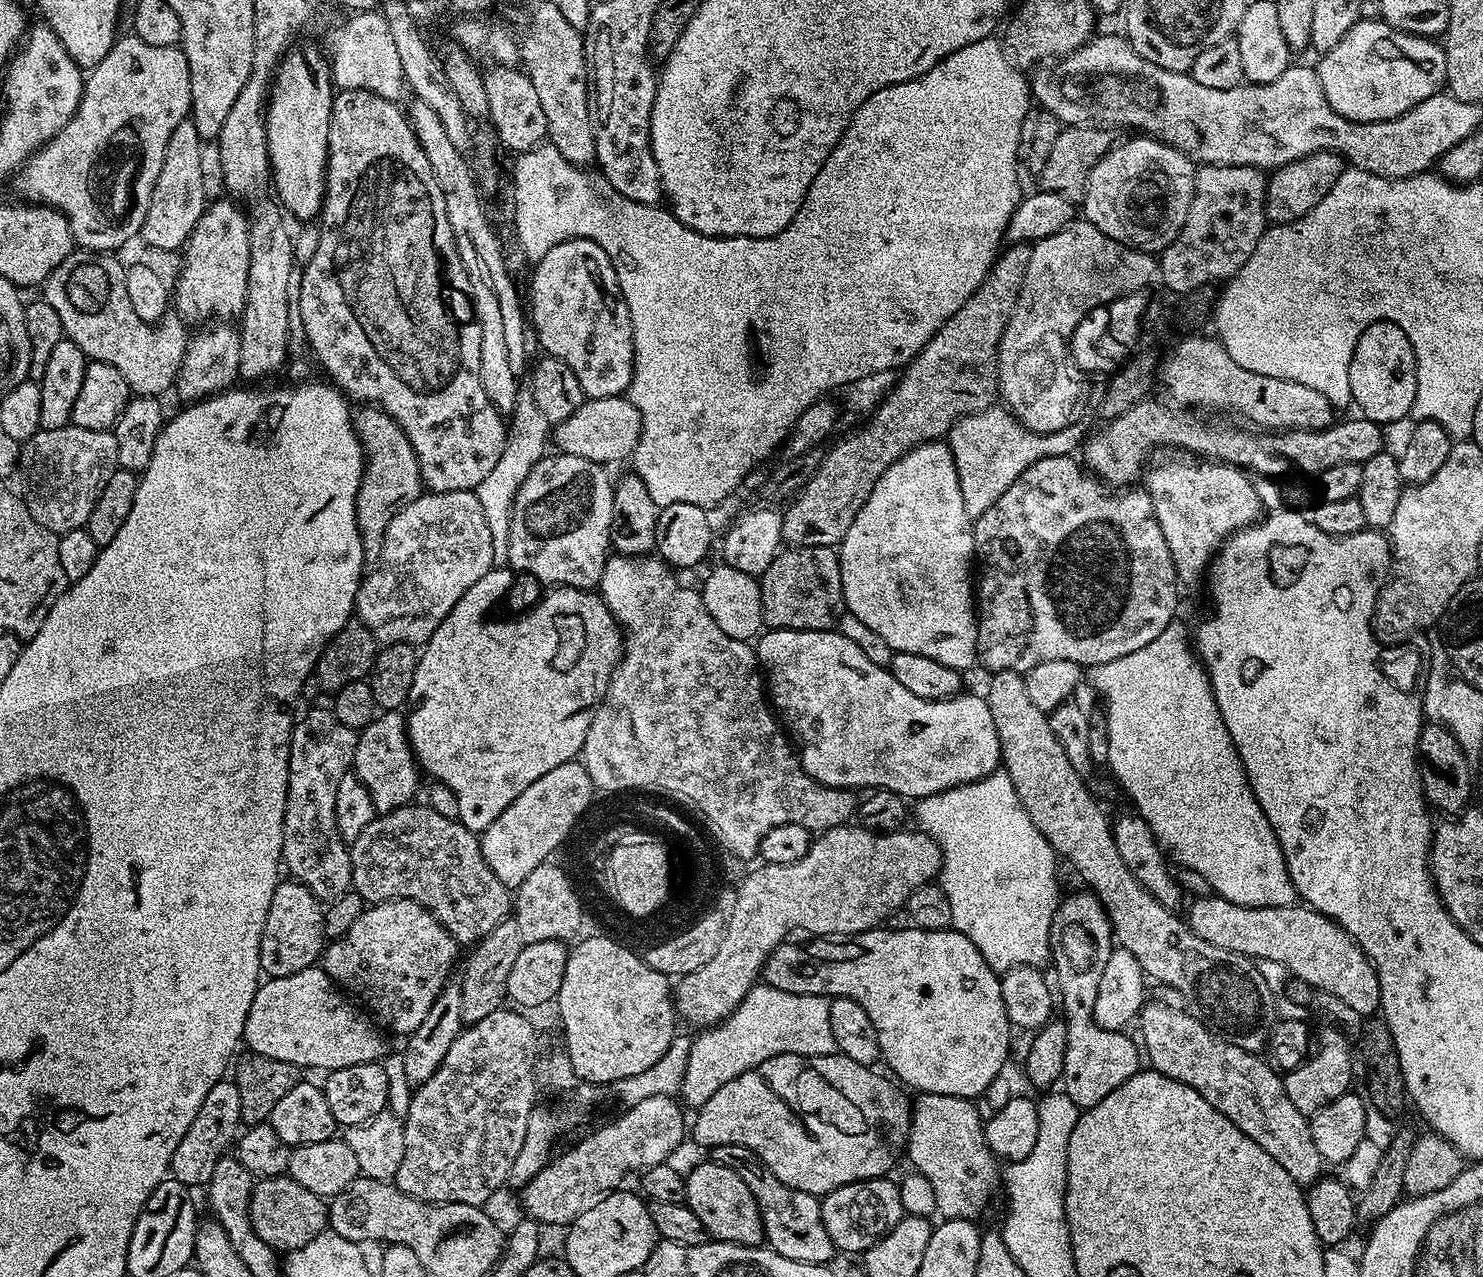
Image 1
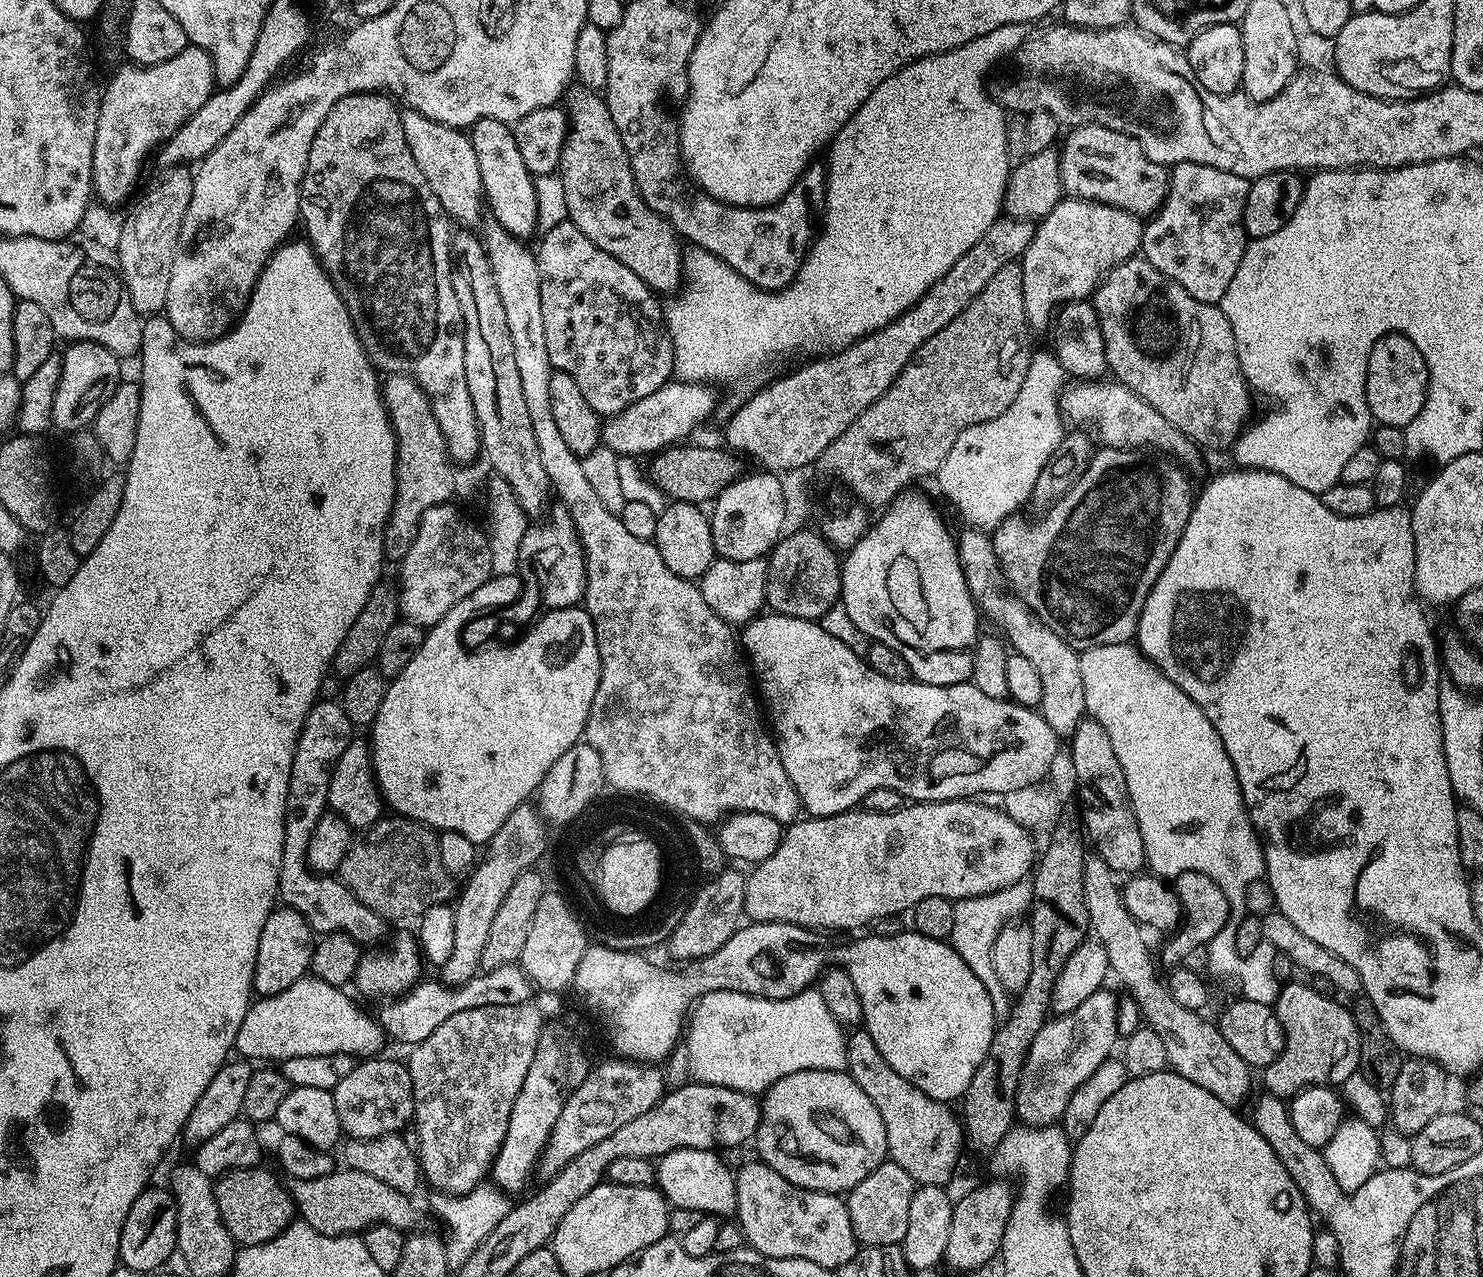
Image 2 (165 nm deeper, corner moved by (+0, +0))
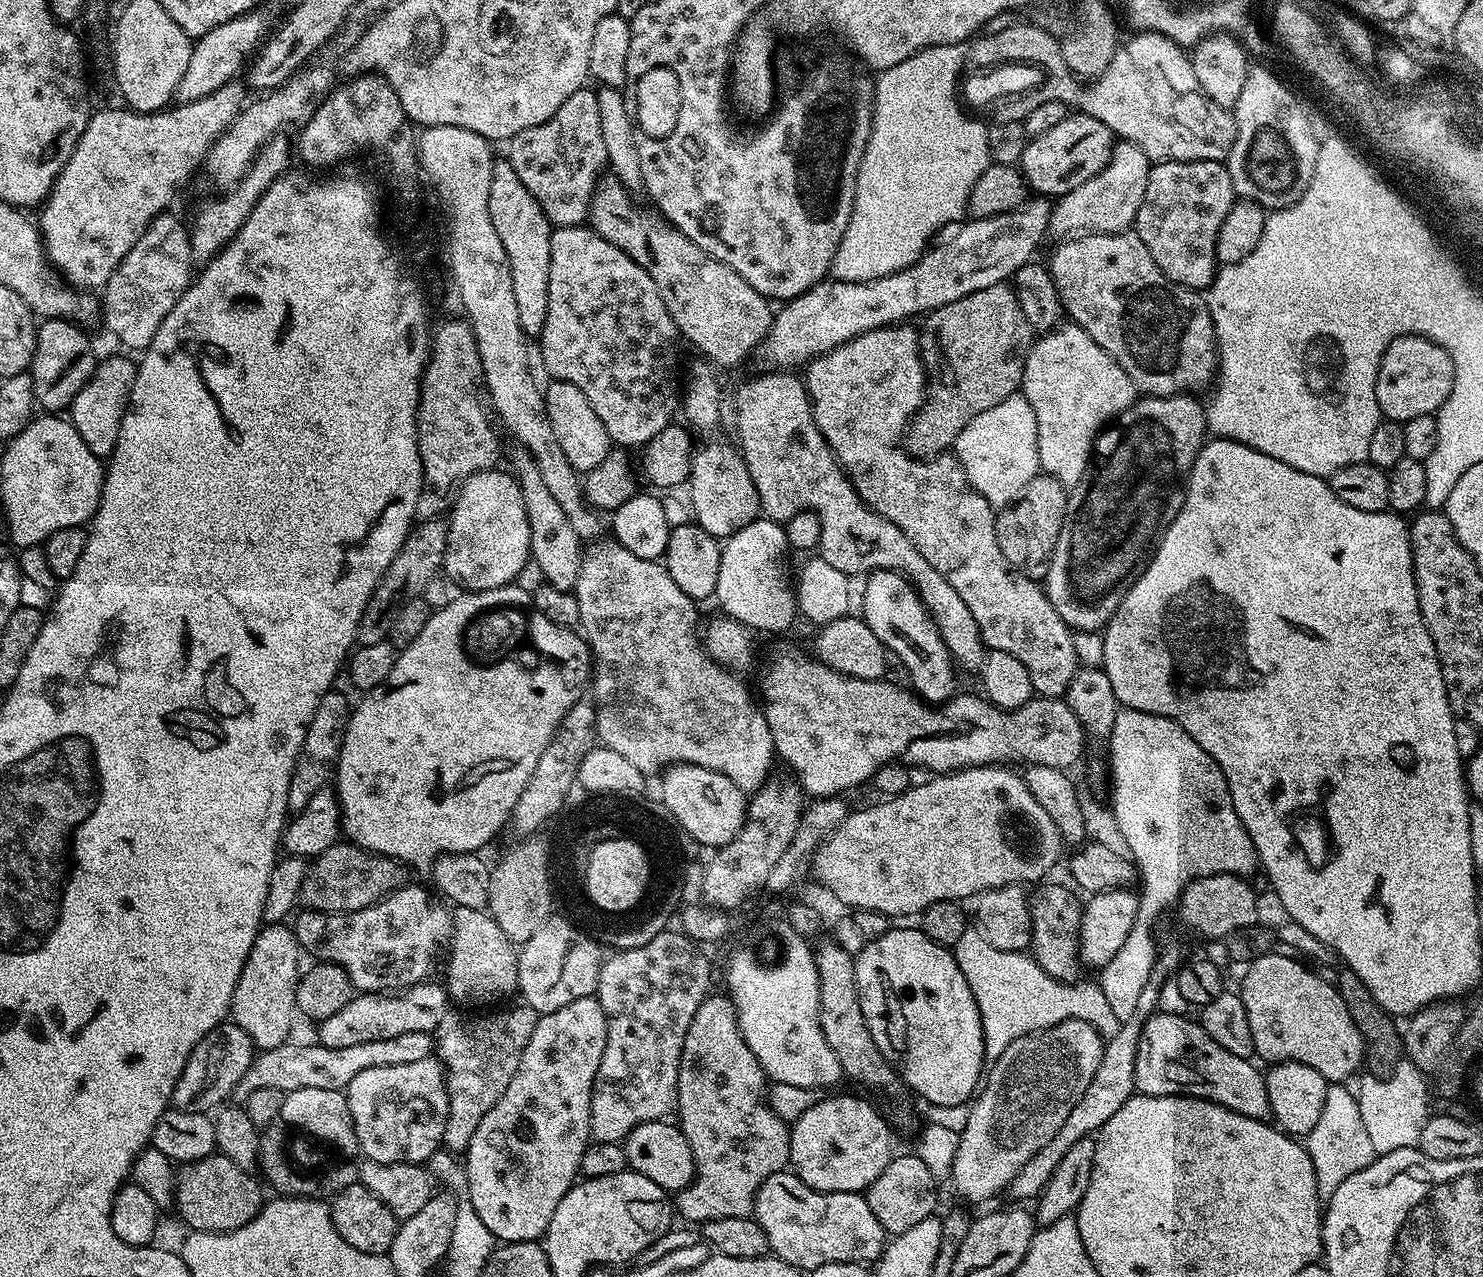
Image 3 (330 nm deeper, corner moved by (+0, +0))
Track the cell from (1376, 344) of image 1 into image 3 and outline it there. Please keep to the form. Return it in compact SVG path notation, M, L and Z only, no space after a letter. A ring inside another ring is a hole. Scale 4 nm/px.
M1399 336L1382 354L1374 394L1383 419L1403 422L1433 415L1450 398L1453 386L1454 362L1442 346L1424 336Z

